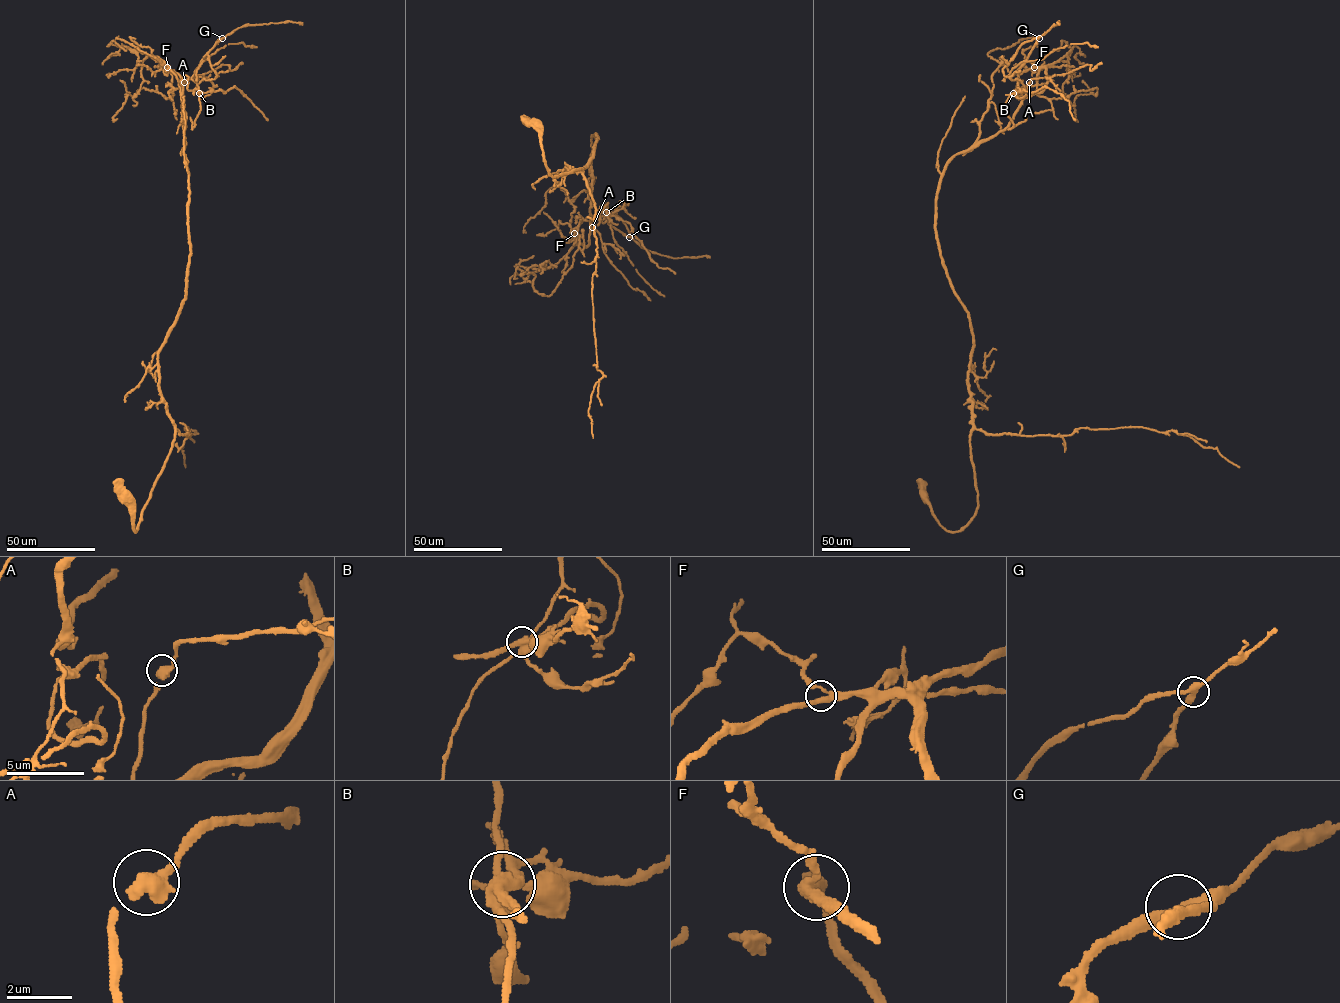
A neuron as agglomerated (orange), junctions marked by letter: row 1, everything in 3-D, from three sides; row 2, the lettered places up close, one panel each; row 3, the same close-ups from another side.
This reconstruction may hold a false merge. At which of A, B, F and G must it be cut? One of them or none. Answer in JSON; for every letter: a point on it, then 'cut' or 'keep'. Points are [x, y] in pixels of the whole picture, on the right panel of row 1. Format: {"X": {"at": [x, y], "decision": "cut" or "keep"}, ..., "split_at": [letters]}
{"A": {"at": [1029, 82], "decision": "keep"}, "B": {"at": [1013, 93], "decision": "cut"}, "F": {"at": [1034, 67], "decision": "keep"}, "G": {"at": [1039, 38], "decision": "keep"}, "split_at": ["B"]}

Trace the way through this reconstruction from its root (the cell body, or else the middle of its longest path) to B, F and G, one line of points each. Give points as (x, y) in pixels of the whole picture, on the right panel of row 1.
B: (923, 495), (948, 531), (977, 506), (972, 328), (936, 194), (1045, 68), (1013, 93)
F: (923, 495), (948, 531), (977, 506), (972, 328), (940, 254), (939, 183), (1043, 88), (1034, 67)
G: (923, 495), (948, 531), (977, 506), (972, 328), (939, 183), (1043, 88), (1044, 67), (1017, 79), (1038, 38)

